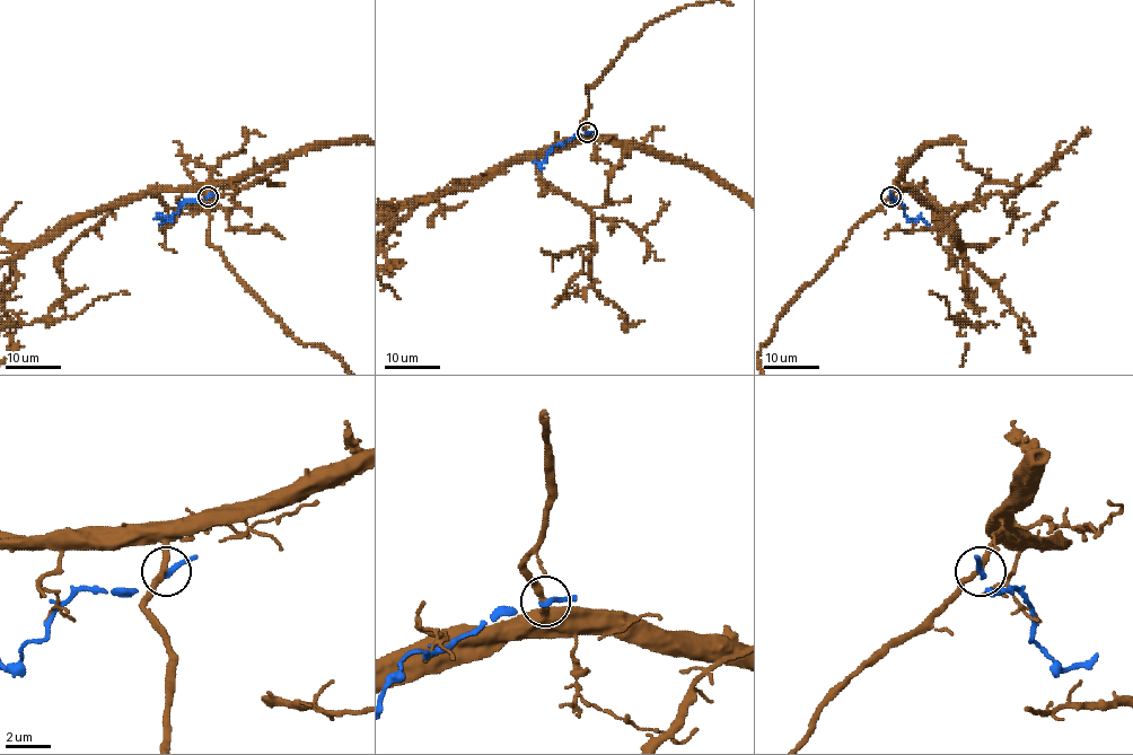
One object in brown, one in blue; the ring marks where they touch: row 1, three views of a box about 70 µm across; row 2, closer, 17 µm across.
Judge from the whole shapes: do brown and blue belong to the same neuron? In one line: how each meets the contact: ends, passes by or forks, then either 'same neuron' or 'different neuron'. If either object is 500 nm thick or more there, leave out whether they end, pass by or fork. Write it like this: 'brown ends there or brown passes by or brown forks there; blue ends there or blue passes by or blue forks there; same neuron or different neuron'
brown passes by; blue ends there; different neuron

